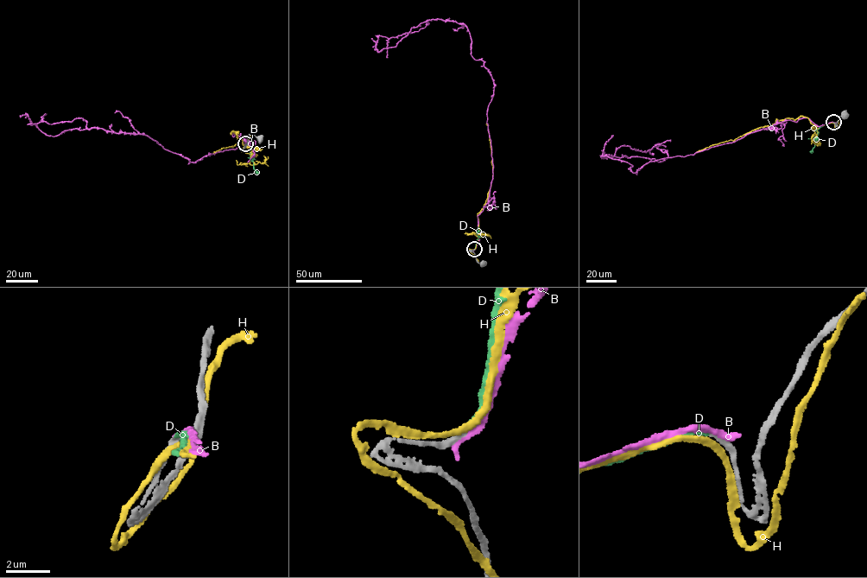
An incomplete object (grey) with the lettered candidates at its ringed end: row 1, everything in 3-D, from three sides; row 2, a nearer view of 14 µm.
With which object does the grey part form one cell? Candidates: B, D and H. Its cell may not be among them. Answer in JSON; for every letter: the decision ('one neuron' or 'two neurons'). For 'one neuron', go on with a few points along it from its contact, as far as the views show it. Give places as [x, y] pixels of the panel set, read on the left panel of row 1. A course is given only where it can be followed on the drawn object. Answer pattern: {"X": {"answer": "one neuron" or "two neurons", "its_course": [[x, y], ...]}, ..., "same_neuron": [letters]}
{"B": {"answer": "two neurons"}, "D": {"answer": "one neuron", "its_course": [[245, 143], [253, 168], [259, 173]]}, "H": {"answer": "two neurons"}, "same_neuron": ["D"]}

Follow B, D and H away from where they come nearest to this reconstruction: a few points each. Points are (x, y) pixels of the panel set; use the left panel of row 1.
B: (245, 144), (232, 133), (240, 138), (235, 149), (191, 161), (146, 135), (94, 128), (46, 136), (25, 117)
D: (245, 143), (253, 168), (259, 173)
H: (245, 144), (232, 131), (237, 142), (214, 154)

